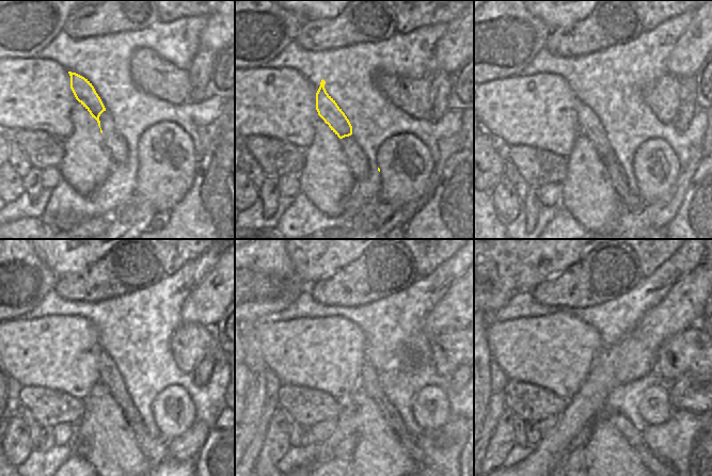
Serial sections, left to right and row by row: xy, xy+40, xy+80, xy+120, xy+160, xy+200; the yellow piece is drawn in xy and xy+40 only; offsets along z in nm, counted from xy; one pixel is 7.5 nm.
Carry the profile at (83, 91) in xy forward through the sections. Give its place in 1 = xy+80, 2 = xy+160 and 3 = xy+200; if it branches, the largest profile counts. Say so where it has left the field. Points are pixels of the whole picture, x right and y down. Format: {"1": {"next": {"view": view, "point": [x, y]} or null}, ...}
{"1": {"next": {"view": "xy+80", "point": [589, 127]}}, "2": {"next": {"view": "xy+160", "point": [394, 432]}}, "3": {"next": {"view": "xy+200", "point": [623, 424]}}}

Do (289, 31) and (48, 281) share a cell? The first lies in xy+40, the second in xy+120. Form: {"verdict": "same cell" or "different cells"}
{"verdict": "same cell"}

